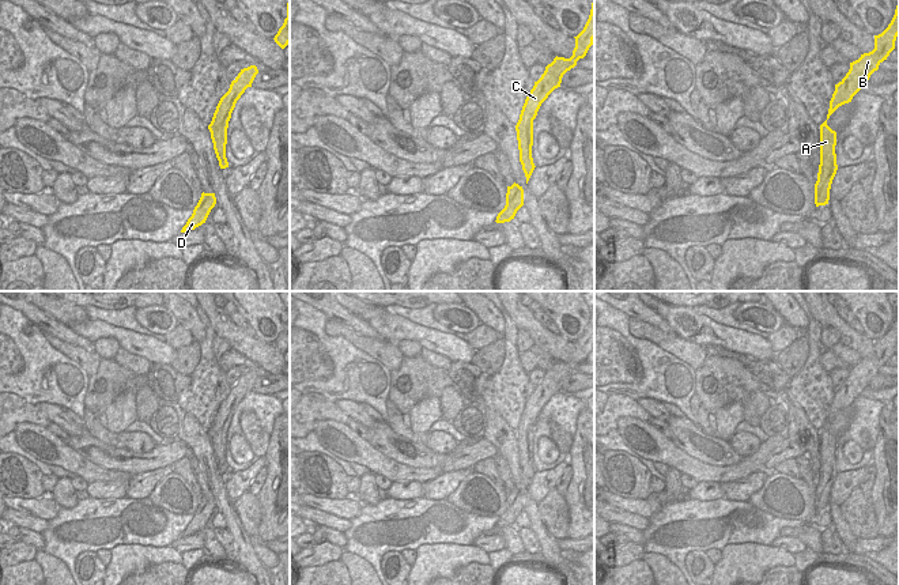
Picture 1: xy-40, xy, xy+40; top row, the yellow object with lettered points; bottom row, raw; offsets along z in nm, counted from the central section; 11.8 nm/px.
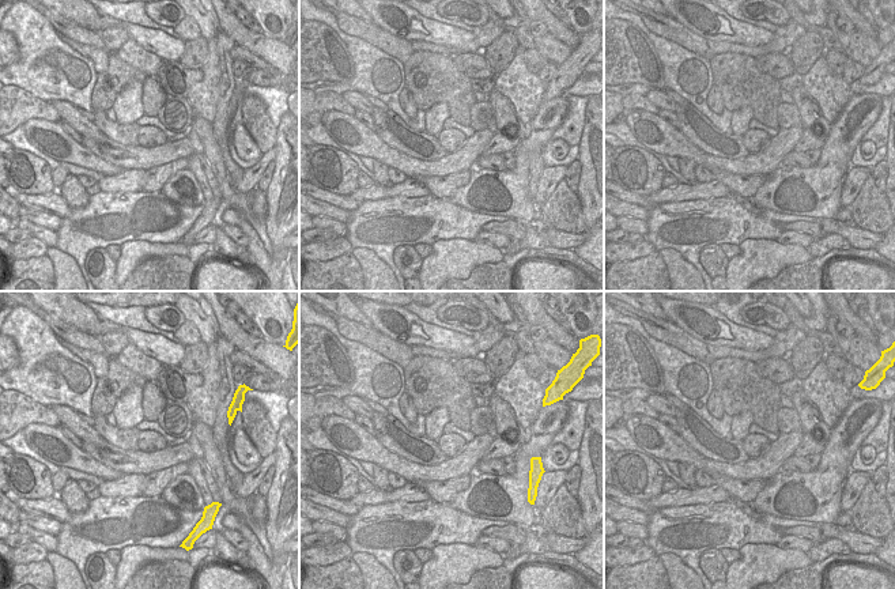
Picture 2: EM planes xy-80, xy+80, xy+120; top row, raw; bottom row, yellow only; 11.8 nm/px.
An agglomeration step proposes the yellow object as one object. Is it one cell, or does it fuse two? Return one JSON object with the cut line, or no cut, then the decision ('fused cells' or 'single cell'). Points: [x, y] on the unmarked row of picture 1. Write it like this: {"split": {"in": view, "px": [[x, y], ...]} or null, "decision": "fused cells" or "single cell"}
{"split": null, "decision": "single cell"}

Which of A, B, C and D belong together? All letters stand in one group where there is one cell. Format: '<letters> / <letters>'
A B C D

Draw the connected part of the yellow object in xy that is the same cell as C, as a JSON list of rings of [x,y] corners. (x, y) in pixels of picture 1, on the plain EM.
[[[594,306],[592,307],[590,320],[583,335],[574,343],[575,352],[573,355],[573,361],[570,363],[556,361],[554,366],[545,371],[544,378],[537,386],[535,386],[533,393],[528,399],[520,419],[520,424],[515,430],[520,467],[526,482],[526,488],[536,472],[532,463],[533,424],[536,423],[541,408],[555,393],[560,392],[563,380],[574,373],[577,370],[577,366],[579,363],[583,363],[589,352],[593,350]]]

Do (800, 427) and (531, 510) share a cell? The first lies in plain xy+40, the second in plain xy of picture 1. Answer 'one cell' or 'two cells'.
one cell

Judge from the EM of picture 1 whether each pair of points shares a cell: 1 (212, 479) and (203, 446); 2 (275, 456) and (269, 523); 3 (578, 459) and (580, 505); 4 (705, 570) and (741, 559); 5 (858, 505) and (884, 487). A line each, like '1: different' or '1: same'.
1: same
2: same
3: same
4: different
5: different

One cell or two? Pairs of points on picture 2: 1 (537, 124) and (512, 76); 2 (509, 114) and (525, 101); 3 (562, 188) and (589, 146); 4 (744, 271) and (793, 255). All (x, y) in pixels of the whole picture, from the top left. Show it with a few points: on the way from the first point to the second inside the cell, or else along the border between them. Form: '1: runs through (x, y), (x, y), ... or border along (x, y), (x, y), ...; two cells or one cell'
1: border along (543, 102), (528, 125); two cells
2: border along (494, 87), (512, 104), (516, 116), (522, 123); two cells
3: border along (576, 193), (585, 223); two cells
4: runs through (756, 261), (781, 256); one cell

